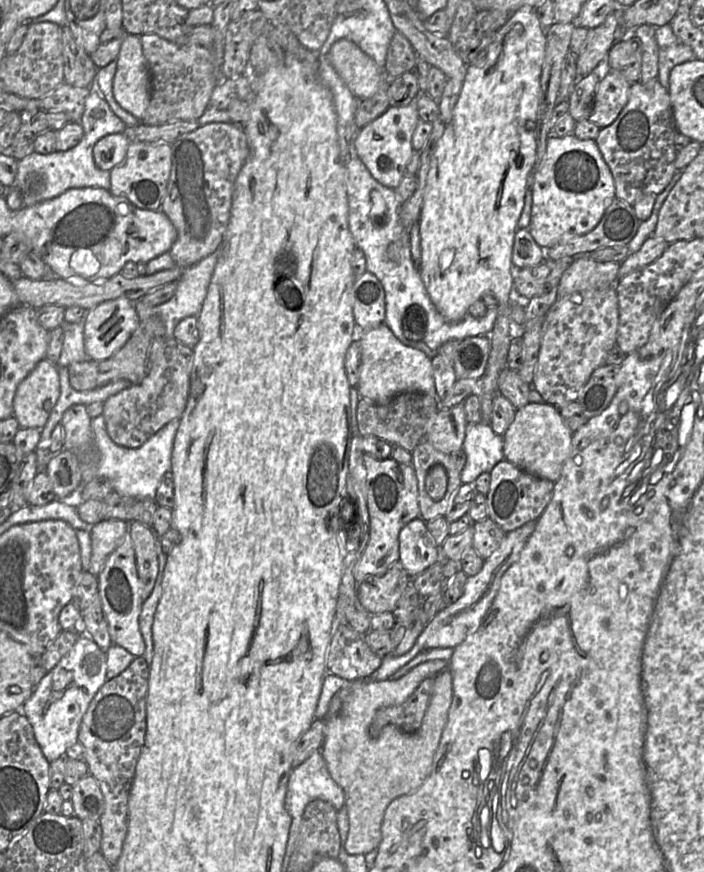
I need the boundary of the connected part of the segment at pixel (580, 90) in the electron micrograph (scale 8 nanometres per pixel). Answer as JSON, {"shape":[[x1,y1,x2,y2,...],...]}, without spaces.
{"shape":[[599,64,591,73,578,81,569,96,569,113,575,122,588,119,590,116,602,66,603,64]]}

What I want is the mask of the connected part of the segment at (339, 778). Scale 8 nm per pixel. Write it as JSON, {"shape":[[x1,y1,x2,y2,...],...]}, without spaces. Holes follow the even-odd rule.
{"shape":[[435,659,419,664,397,680,377,681,368,678,350,682,346,686,346,695,339,712,323,719,325,738,321,753,330,776,345,794,349,818,348,838,345,843,348,854,366,855,378,849,388,805,393,800,417,790,430,774,453,700,452,676,447,667,448,662],[429,677,434,677,434,688,418,731,406,733,388,723,380,736,371,737,369,726,376,713,382,708,403,704]]}

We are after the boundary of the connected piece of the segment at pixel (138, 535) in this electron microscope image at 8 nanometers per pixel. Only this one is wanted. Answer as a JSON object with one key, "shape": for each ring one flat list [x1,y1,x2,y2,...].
{"shape":[[140,521,129,523,129,533,134,545,138,576,143,583,142,598,145,601,154,588,159,570,155,545,157,535,151,527]]}

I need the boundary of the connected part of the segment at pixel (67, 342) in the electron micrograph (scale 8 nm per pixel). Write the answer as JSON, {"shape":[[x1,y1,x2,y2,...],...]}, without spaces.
{"shape":[[85,318,75,323,63,321,61,324,60,328,64,333,64,342,57,363,58,367,69,367,73,363,91,360,84,347,85,324]]}

